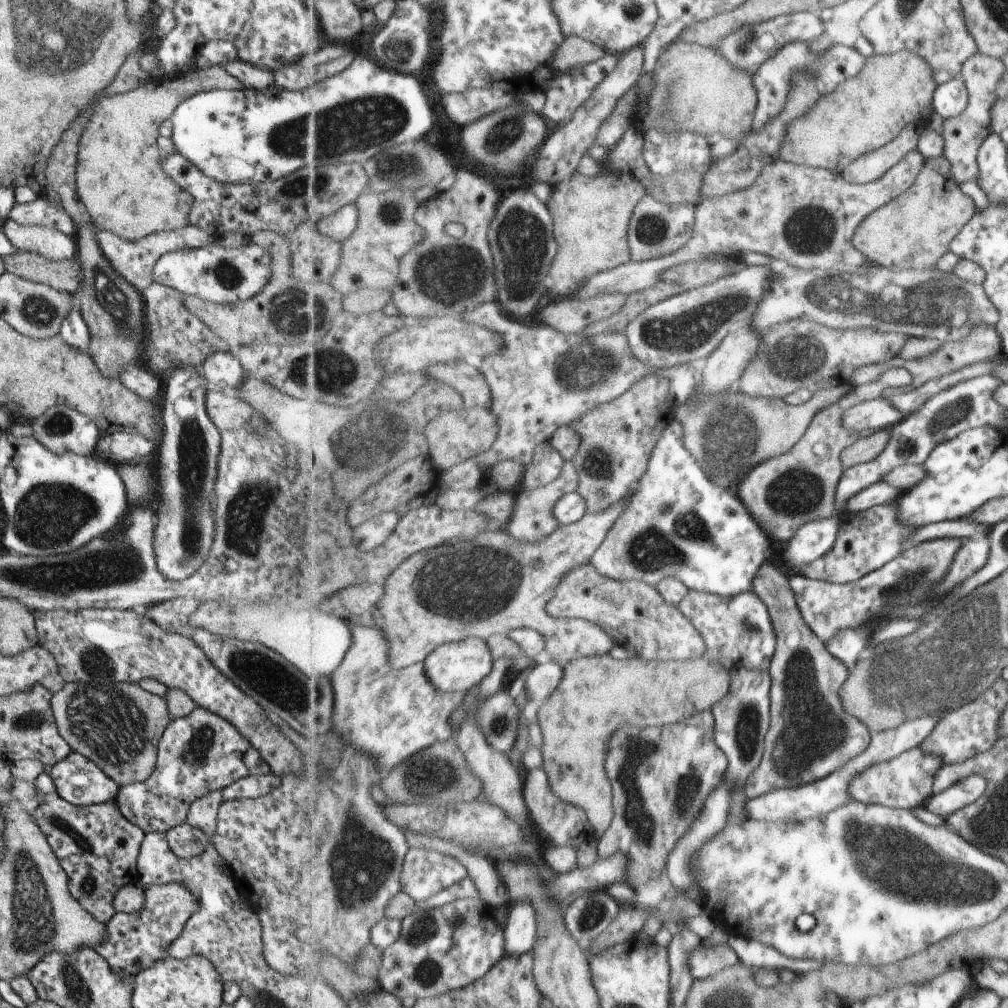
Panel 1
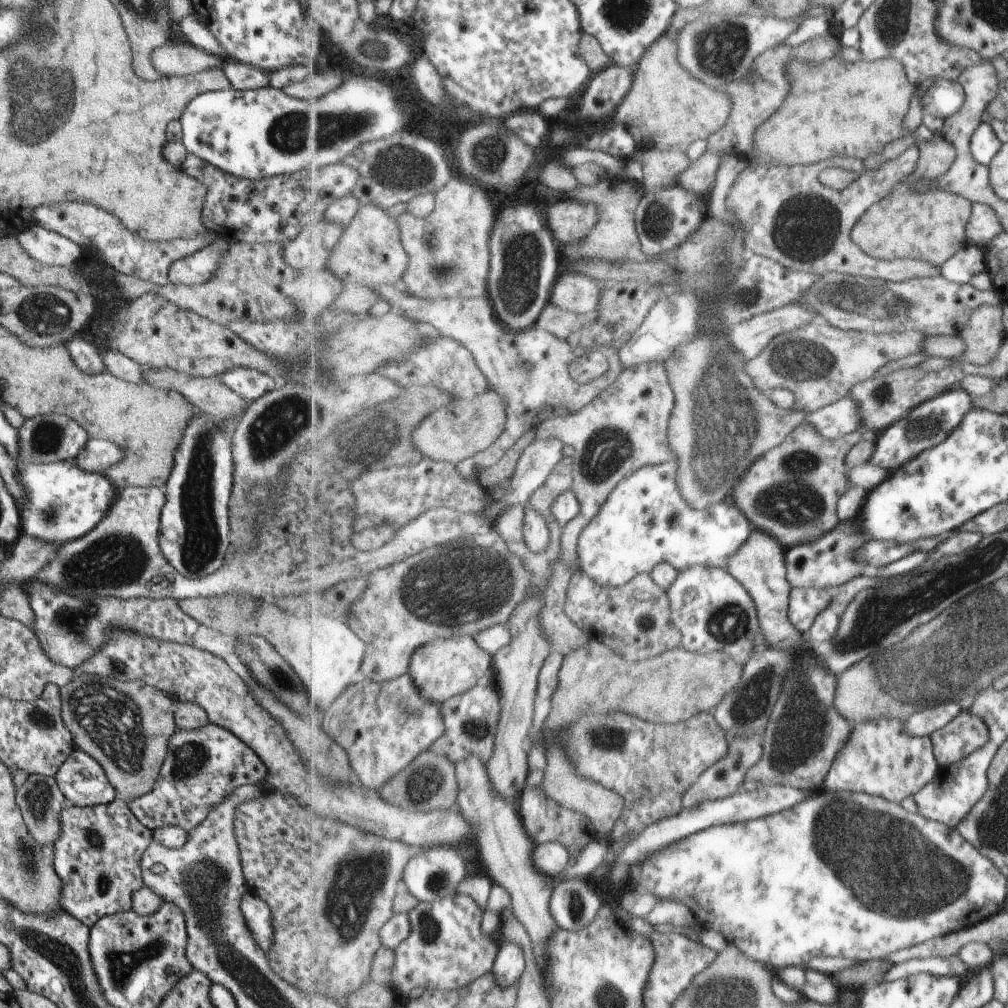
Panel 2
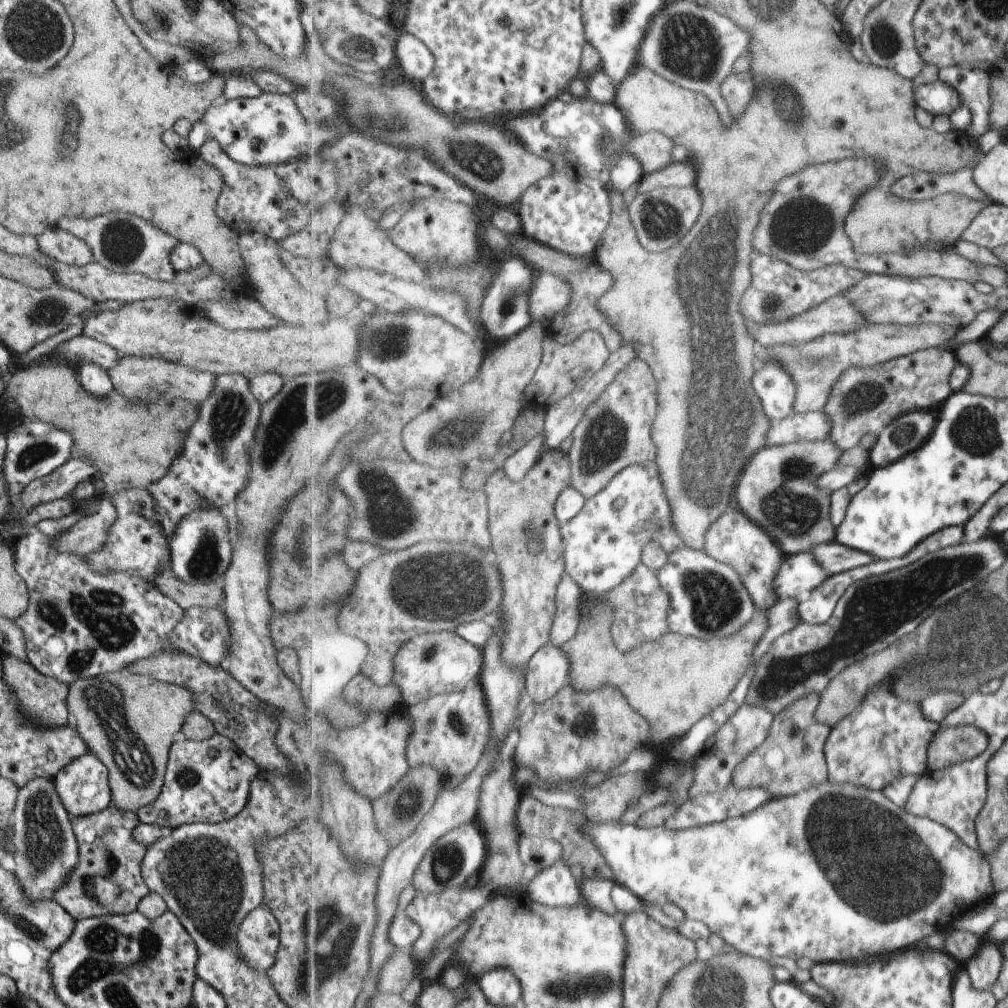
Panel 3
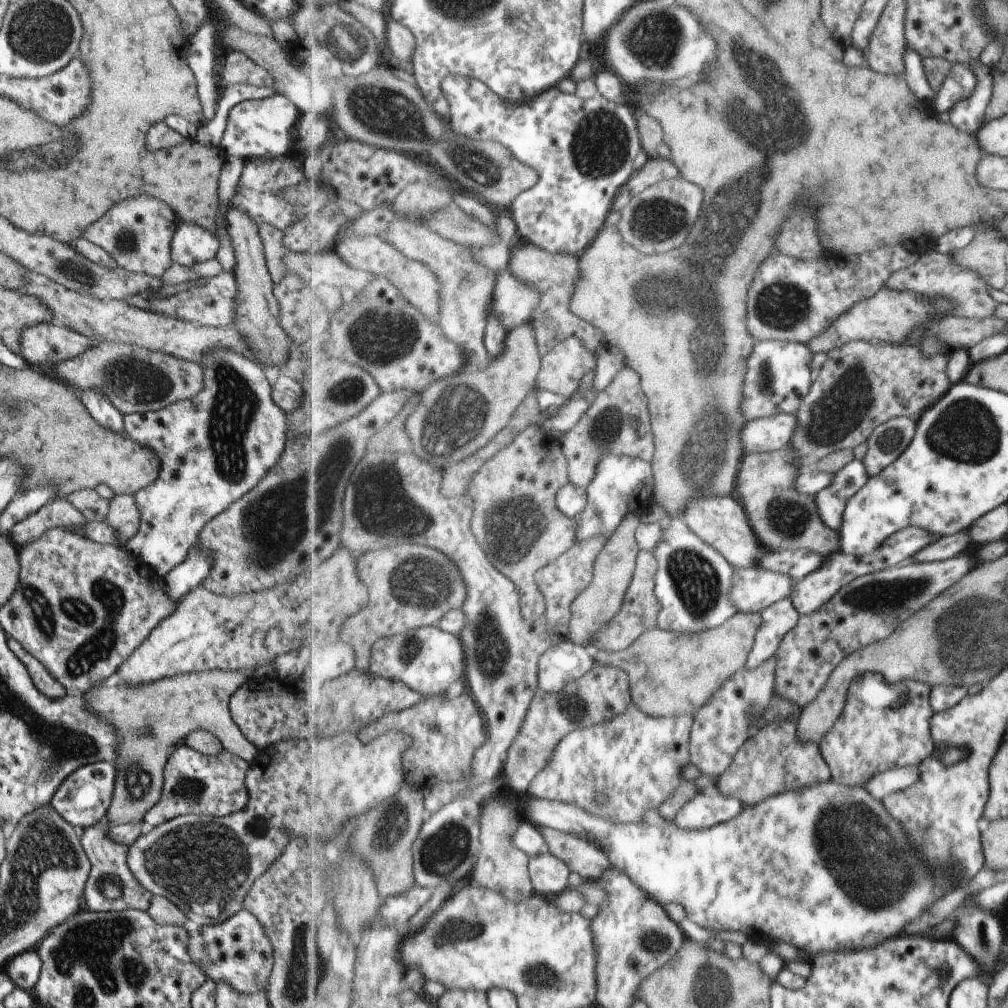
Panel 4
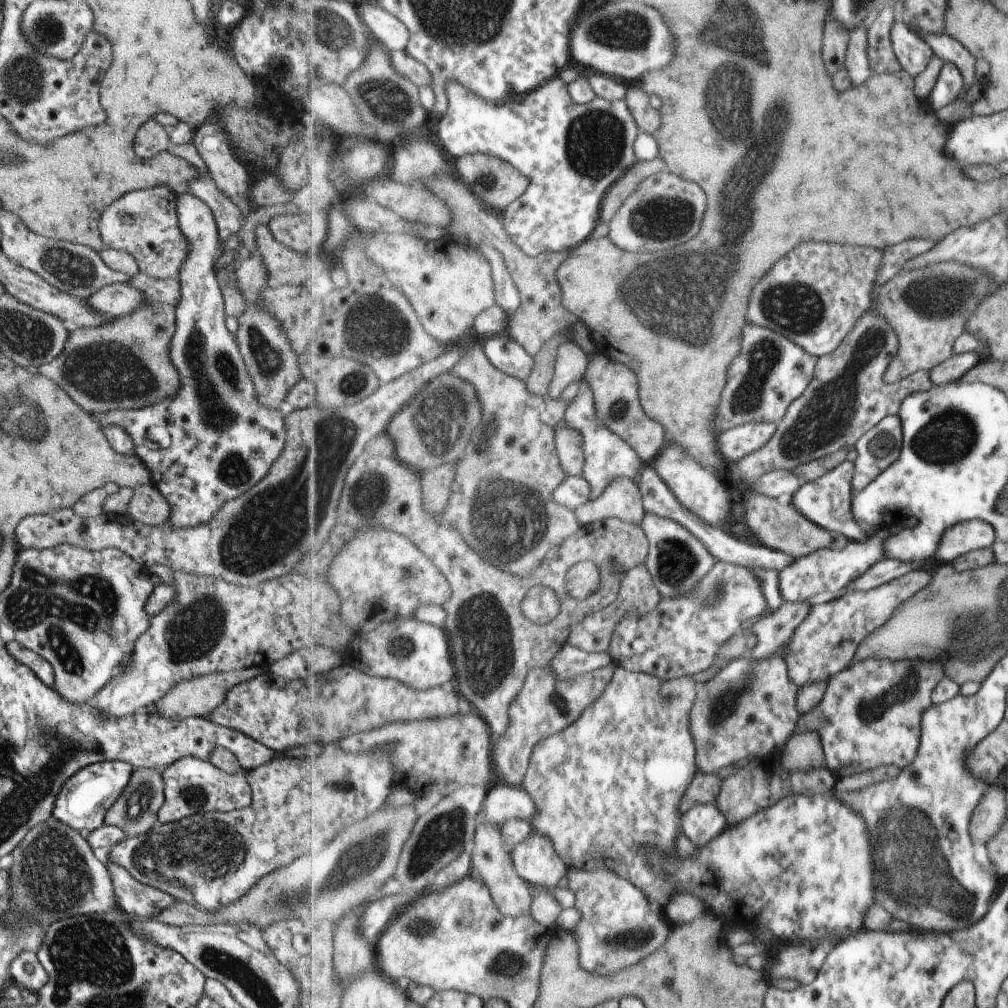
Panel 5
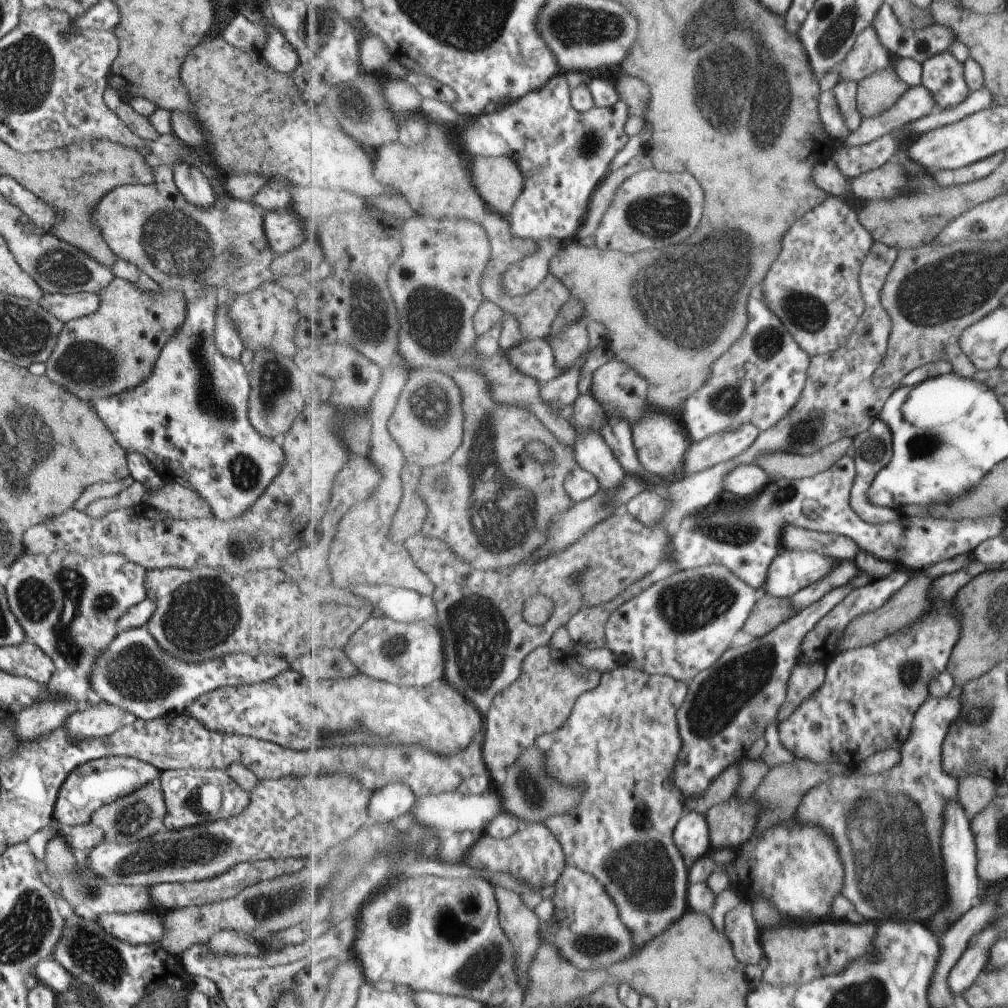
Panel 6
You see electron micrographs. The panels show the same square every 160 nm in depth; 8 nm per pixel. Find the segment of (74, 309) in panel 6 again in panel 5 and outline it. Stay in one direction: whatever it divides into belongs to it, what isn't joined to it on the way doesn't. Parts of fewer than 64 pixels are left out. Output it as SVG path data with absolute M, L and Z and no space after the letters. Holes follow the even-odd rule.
M112 284L101 287L93 294L86 296L83 302L96 313L102 313L103 317L111 318L136 309L142 303L142 296L127 285Z

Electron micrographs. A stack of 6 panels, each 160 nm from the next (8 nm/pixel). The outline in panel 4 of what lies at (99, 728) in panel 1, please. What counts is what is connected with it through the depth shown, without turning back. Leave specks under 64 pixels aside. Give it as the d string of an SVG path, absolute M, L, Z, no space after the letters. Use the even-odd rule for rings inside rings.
M211 669L200 673L177 674L135 687L121 684L106 686L104 680L100 680L98 685L92 685L92 688L82 696L84 705L88 711L99 715L100 719L105 719L116 734L116 759L113 762L116 777L112 797L104 817L108 824L139 824L142 821L143 815L154 804L157 804L161 796L164 764L167 762L173 746L179 738L184 739L191 731L197 729L210 731L213 736L219 739L223 750L242 758L248 763L255 758L256 746L253 746L240 733L240 730L231 720L228 711L228 700L231 695L248 679L248 673L244 671Z

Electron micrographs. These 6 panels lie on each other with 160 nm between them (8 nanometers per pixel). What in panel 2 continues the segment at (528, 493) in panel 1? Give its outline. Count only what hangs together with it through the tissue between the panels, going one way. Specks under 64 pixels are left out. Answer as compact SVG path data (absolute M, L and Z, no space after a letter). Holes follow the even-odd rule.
M565 457L544 483L533 493L530 504L541 511L550 526L552 541L550 547L544 553L534 553L526 543L524 535L526 505L511 505L507 507L492 525L507 543L511 552L518 554L531 577L535 577L534 595L527 599L521 607L515 611L514 618L507 625L512 639L505 648L500 647L493 660L494 678L492 683L500 692L502 698L502 715L496 734L496 745L491 760L486 764L487 772L494 792L510 803L518 802L524 789L527 787L527 774L529 774L529 748L532 740L529 740L529 732L533 726L533 714L535 714L535 695L538 694L538 678L542 671L546 658L554 651L555 644L548 637L543 628L543 614L546 608L546 589L552 582L556 572L556 565L562 553L562 529L554 518L552 508L554 502L574 486L574 457Z

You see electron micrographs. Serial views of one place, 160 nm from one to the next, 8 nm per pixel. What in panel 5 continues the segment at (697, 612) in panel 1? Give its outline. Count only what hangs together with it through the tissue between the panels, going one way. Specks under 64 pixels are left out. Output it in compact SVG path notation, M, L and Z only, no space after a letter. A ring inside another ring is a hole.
M646 510L641 525L650 540L650 554L645 564L663 597L692 593L692 588L719 562L702 541L679 521Z

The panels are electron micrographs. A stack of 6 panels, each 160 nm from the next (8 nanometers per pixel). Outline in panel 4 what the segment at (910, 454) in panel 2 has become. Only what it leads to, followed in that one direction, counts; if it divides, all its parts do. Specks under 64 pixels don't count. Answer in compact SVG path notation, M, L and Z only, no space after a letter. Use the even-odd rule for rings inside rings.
M897 417L879 425L871 434L863 462L868 475L874 477L893 464L910 447L917 432L917 422Z

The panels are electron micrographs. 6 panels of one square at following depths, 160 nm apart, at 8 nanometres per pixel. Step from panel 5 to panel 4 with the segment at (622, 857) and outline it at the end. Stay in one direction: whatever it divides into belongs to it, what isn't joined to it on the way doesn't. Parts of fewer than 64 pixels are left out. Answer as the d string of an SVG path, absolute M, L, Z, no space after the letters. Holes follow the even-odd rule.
M633 701L626 708L626 711L615 715L613 719L609 719L606 723L571 731L569 735L563 738L558 746L554 748L553 759L550 760L546 769L543 769L530 784L529 795L562 803L569 803L592 815L603 817L614 823L643 823L642 816L645 814L645 810L651 810L651 808L659 810L660 806L679 788L679 786L685 783L683 780L683 768L692 764L690 748L695 719L696 717L690 714L674 717L651 716L643 712L637 706L637 703ZM599 794L605 794L606 800L604 802L599 802Z

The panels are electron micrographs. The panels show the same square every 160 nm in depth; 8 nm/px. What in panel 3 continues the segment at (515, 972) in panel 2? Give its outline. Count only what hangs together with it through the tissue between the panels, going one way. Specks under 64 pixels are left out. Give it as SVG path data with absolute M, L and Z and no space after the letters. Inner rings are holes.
M497 969L486 972L478 979L486 997L494 1004L500 1007L514 1007L521 994L522 983L516 977L515 973L505 969Z

